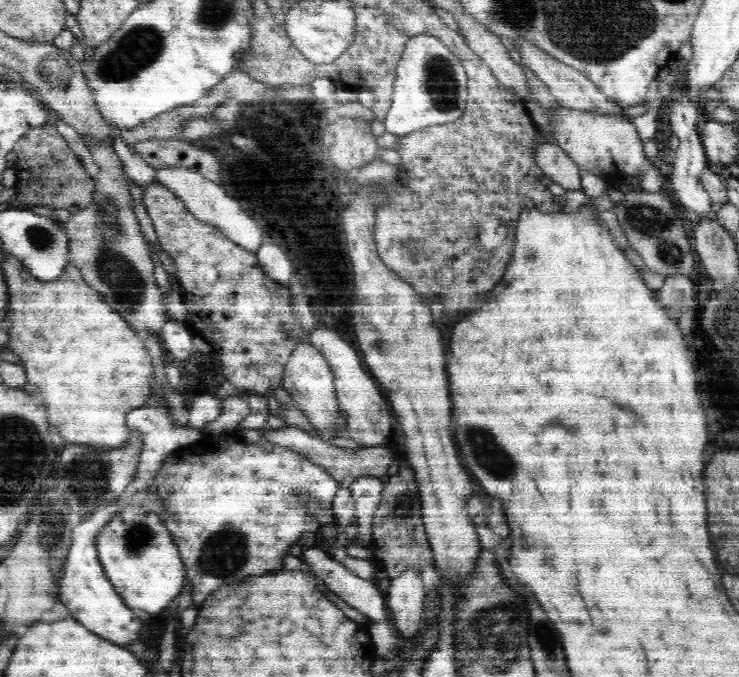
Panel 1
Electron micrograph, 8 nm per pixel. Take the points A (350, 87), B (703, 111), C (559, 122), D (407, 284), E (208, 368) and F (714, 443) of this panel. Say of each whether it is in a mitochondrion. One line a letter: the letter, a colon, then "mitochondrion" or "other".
A: other
B: other
C: other
D: other
E: other
F: other

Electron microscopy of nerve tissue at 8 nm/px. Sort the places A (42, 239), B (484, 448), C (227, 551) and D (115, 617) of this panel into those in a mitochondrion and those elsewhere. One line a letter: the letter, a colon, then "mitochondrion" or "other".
A: mitochondrion
B: mitochondrion
C: mitochondrion
D: other

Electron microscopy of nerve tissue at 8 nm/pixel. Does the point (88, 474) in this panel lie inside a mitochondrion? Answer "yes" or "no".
yes

